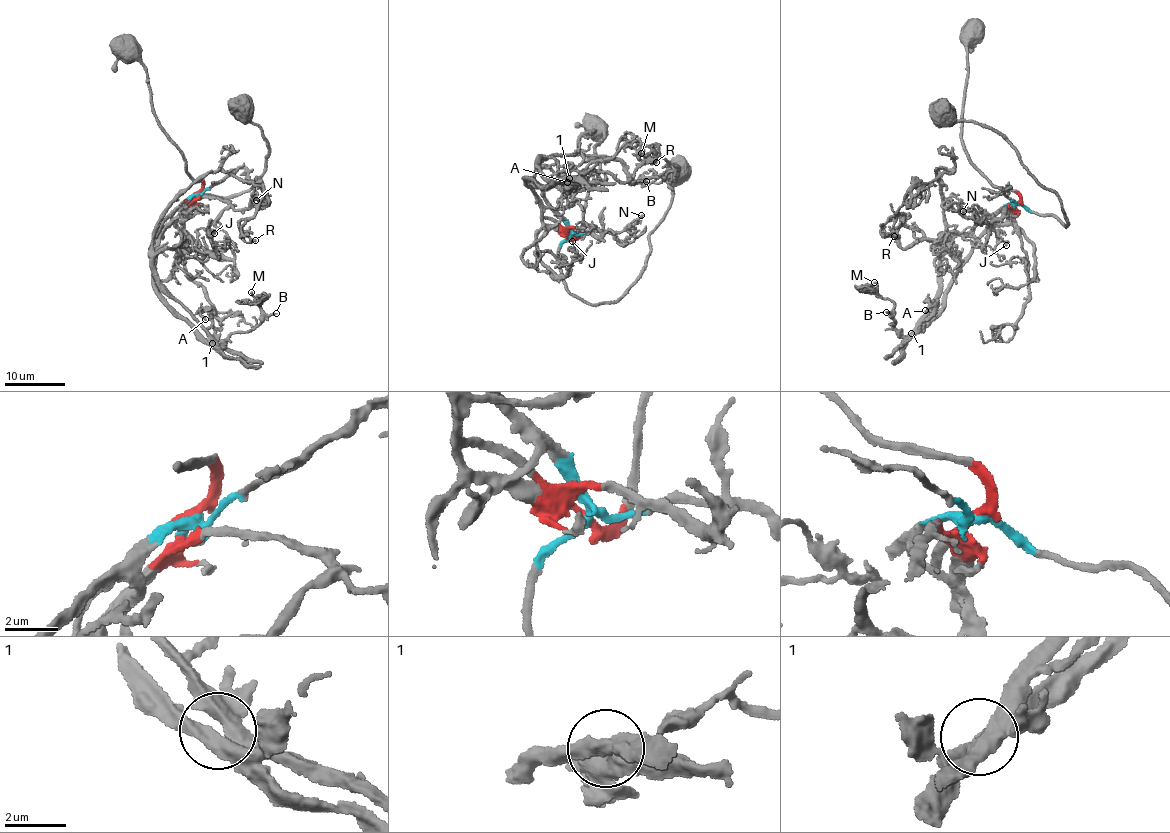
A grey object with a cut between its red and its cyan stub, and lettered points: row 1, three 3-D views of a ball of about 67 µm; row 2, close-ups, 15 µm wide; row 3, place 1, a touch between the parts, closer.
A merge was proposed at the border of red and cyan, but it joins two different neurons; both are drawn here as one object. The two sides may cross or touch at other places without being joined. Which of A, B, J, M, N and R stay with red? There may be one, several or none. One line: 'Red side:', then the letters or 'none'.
Red side: B, J, M, N

